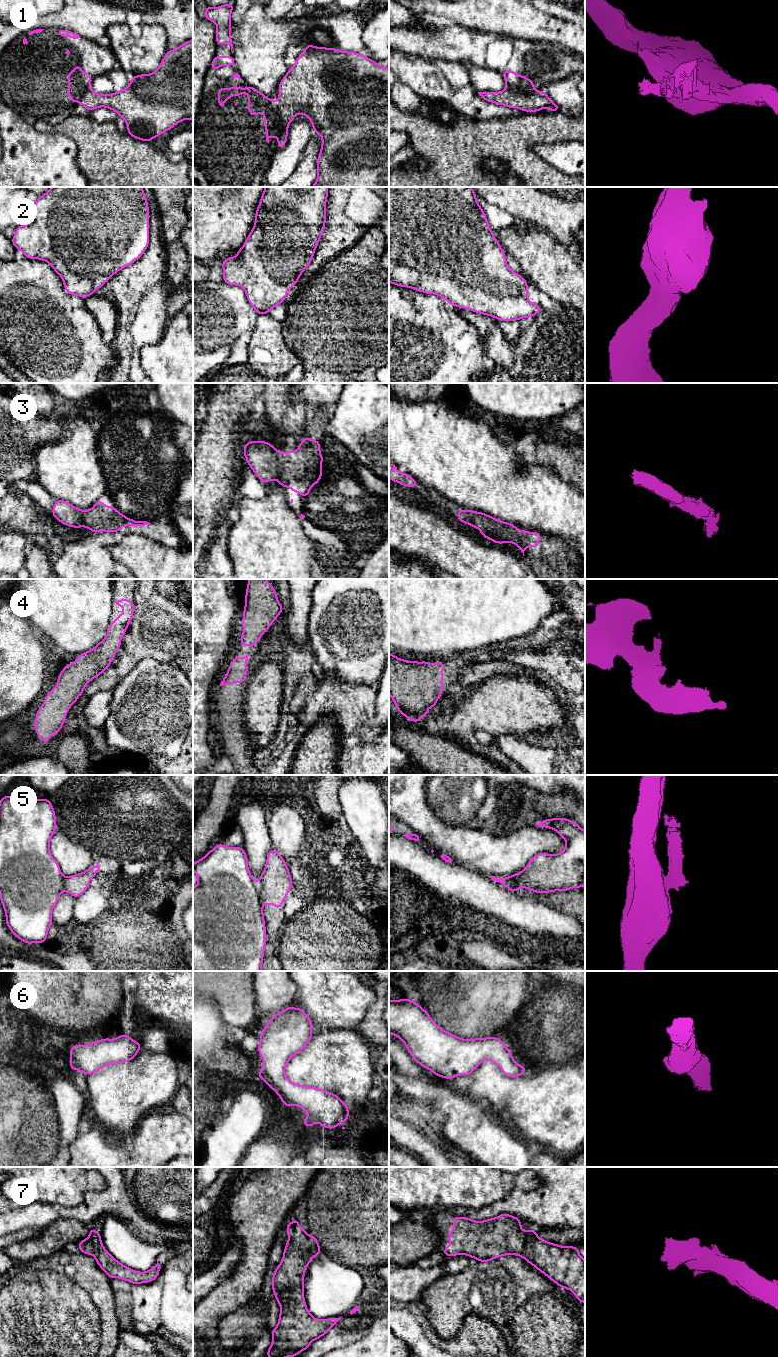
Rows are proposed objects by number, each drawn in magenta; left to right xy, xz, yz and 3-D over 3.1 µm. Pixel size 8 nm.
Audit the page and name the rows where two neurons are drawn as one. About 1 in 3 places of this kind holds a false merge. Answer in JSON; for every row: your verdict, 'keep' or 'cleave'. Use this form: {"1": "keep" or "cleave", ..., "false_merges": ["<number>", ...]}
{"1": "cleave", "2": "keep", "3": "keep", "4": "keep", "5": "cleave", "6": "keep", "7": "keep", "false_merges": ["1", "5"]}

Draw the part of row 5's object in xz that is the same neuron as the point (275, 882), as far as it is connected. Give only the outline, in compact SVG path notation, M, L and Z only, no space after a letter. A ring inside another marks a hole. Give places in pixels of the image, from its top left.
M273 847L267 854L266 865L258 880L258 884L261 905L273 904L275 909L283 907L282 902L287 898L293 886L293 881L286 861Z

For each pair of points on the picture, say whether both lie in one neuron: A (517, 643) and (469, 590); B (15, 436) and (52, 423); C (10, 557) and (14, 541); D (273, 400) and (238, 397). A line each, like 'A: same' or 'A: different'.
A: different
B: same
C: same
D: different

